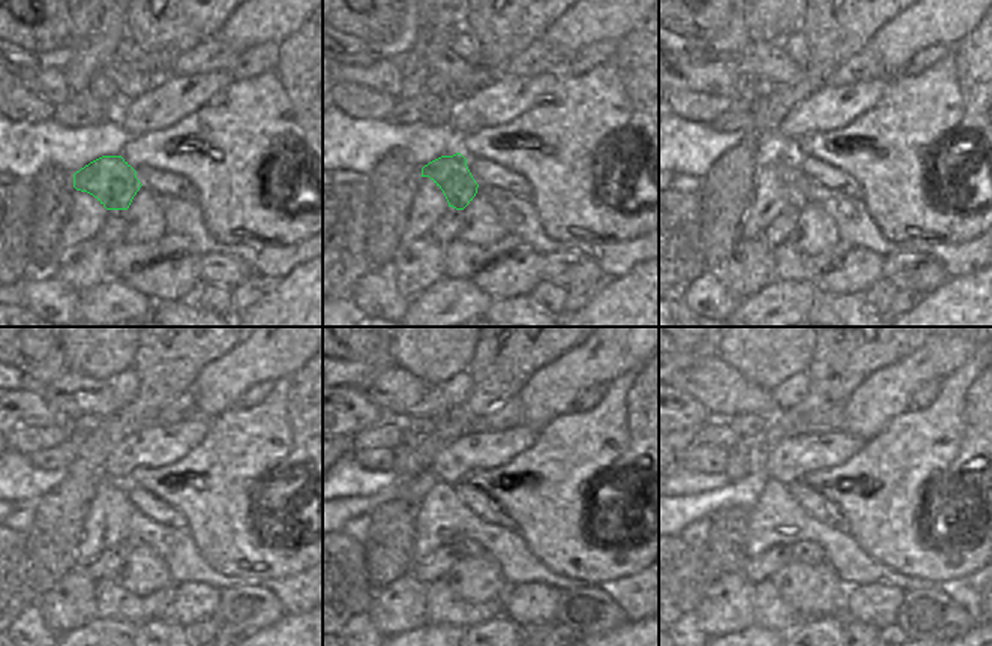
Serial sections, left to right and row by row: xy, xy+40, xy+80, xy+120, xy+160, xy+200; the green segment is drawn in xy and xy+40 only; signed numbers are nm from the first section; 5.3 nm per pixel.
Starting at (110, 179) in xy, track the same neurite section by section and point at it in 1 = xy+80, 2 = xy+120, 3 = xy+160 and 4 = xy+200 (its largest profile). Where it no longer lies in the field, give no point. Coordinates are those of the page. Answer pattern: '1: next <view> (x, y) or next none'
1: next xy+80 (788, 167)
2: next xy+120 (131, 543)
3: next xy+160 (467, 547)
4: next xy+200 (805, 552)

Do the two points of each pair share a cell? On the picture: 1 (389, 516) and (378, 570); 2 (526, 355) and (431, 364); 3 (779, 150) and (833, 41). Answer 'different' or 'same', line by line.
1: same
2: different
3: different

